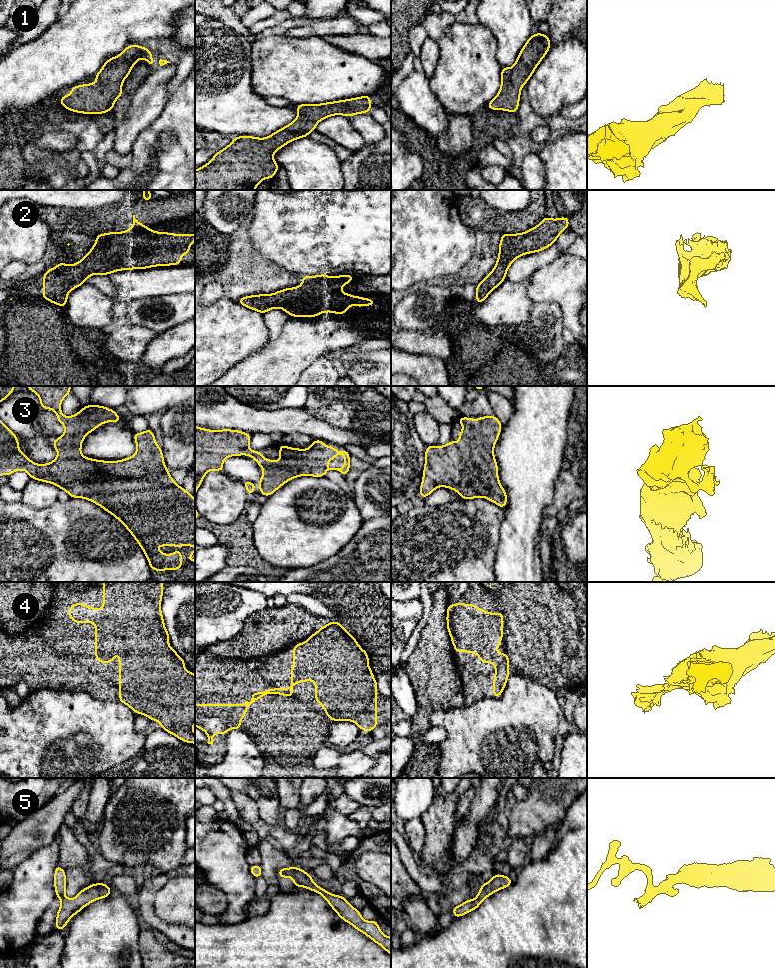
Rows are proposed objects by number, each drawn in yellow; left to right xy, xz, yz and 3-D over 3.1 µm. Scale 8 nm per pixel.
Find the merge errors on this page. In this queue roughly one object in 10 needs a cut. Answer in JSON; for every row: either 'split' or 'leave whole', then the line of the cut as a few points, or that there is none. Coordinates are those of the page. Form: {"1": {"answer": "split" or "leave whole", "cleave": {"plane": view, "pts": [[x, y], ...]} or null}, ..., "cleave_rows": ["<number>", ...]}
{"1": {"answer": "leave whole", "cleave": null}, "2": {"answer": "leave whole", "cleave": null}, "3": {"answer": "leave whole", "cleave": null}, "4": {"answer": "leave whole", "cleave": null}, "5": {"answer": "leave whole", "cleave": null}, "cleave_rows": []}

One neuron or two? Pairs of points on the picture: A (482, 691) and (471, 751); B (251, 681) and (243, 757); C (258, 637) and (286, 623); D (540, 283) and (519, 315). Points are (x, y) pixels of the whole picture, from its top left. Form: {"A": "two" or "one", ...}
{"A": "two", "B": "two", "C": "one", "D": "two"}

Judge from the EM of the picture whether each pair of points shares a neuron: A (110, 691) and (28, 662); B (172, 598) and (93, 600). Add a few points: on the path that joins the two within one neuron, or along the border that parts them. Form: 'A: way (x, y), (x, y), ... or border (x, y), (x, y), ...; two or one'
A: way (90, 673), (78, 662), (48, 662); one
B: border (163, 592), (161, 600), (162, 614); two

